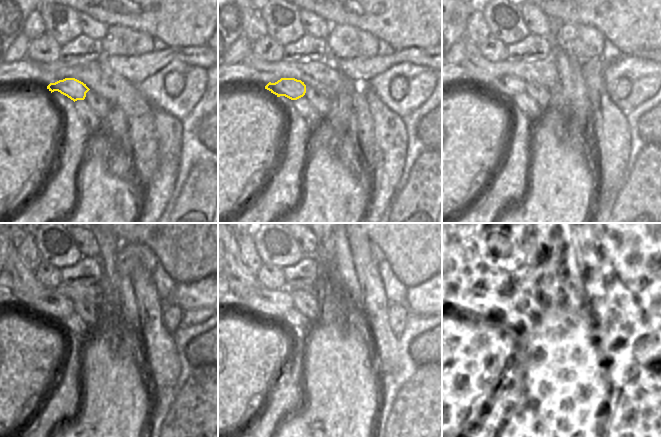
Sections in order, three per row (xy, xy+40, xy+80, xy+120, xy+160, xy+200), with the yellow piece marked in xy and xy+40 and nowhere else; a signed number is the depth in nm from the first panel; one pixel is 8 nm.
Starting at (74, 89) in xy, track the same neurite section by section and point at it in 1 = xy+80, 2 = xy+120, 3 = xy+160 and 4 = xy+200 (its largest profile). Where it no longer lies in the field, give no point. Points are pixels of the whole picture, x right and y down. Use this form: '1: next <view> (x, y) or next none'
1: next xy+80 (507, 87)
2: next xy+120 (56, 306)
3: next xy+160 (274, 304)
4: next xy+200 (473, 298)

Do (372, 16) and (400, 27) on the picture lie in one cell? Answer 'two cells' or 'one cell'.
one cell

